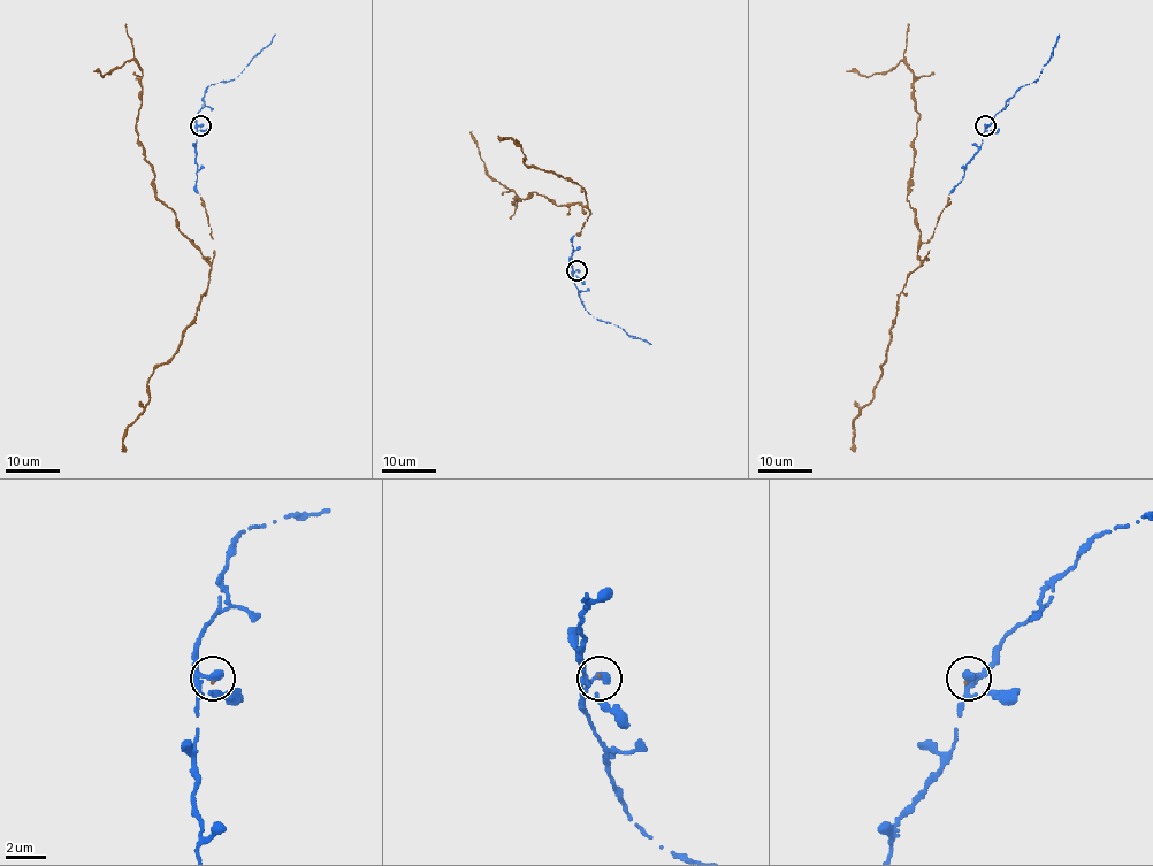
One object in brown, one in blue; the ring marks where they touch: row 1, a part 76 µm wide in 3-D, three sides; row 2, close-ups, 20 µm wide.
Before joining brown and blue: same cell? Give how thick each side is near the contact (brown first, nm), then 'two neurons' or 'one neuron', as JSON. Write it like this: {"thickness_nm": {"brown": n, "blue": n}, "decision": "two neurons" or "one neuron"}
{"thickness_nm": {"brown": 70, "blue": 280}, "decision": "one neuron"}

